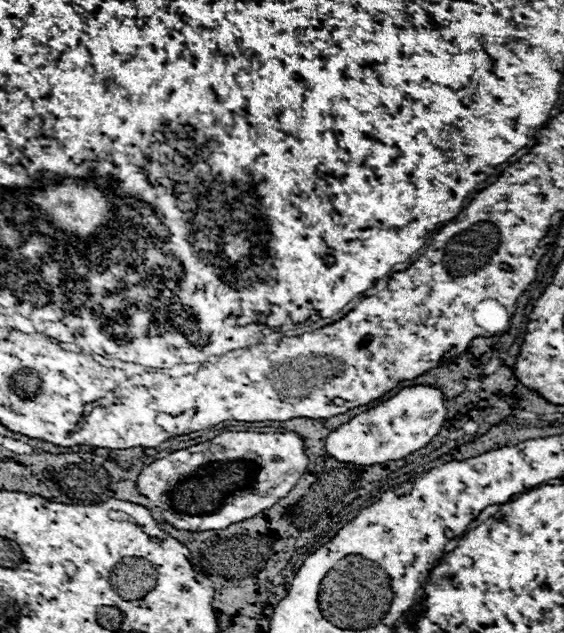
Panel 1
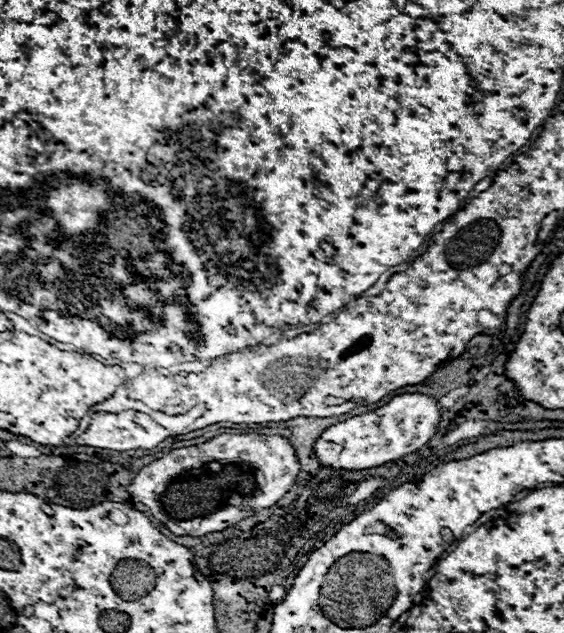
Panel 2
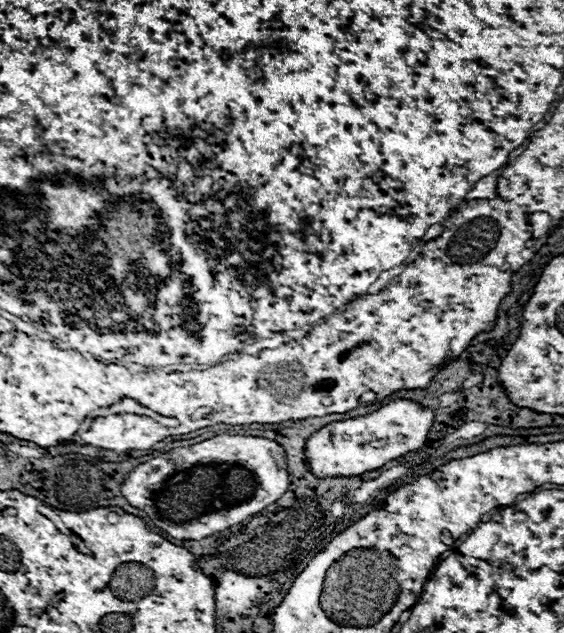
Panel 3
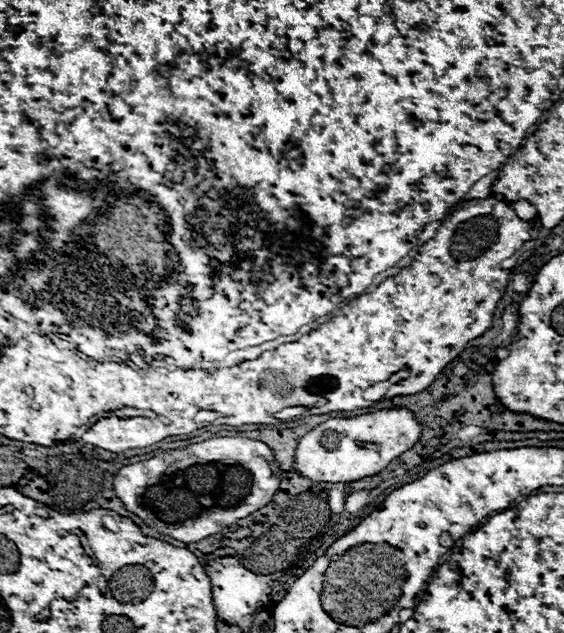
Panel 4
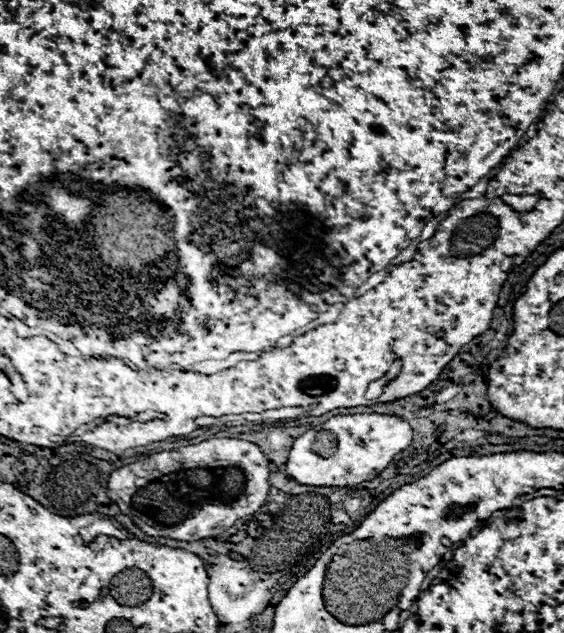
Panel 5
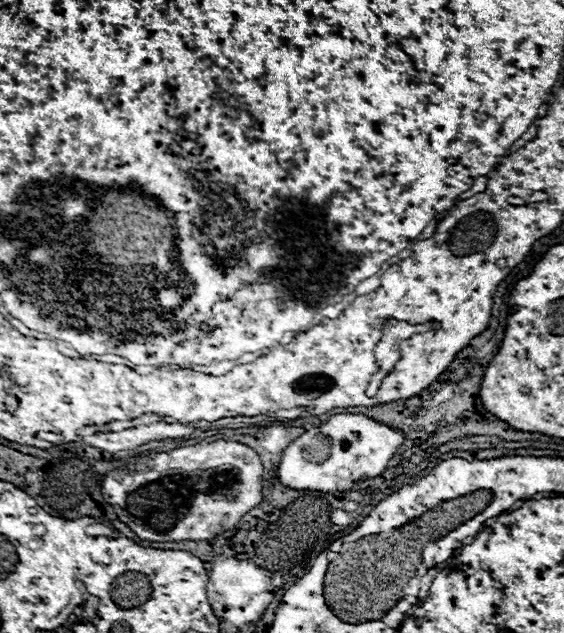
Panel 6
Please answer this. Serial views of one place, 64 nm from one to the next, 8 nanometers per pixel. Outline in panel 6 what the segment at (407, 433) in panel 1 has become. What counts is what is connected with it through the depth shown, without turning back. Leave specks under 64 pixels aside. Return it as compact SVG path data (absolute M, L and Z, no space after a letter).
M336 414L326 424L304 432L286 446L276 476L284 488L342 494L352 490L352 486L360 480L380 476L402 442L402 432L378 424L366 416Z

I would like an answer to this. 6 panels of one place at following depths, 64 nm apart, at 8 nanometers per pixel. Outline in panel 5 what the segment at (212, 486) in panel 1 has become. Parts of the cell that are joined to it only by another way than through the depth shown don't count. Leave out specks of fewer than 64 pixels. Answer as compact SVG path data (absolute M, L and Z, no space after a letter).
M212 438L194 446L182 446L170 452L152 454L140 462L122 466L110 474L108 498L118 504L120 512L146 534L154 538L172 538L184 542L196 542L214 538L232 528L236 520L246 514L254 514L268 500L268 462L258 446L238 438Z

